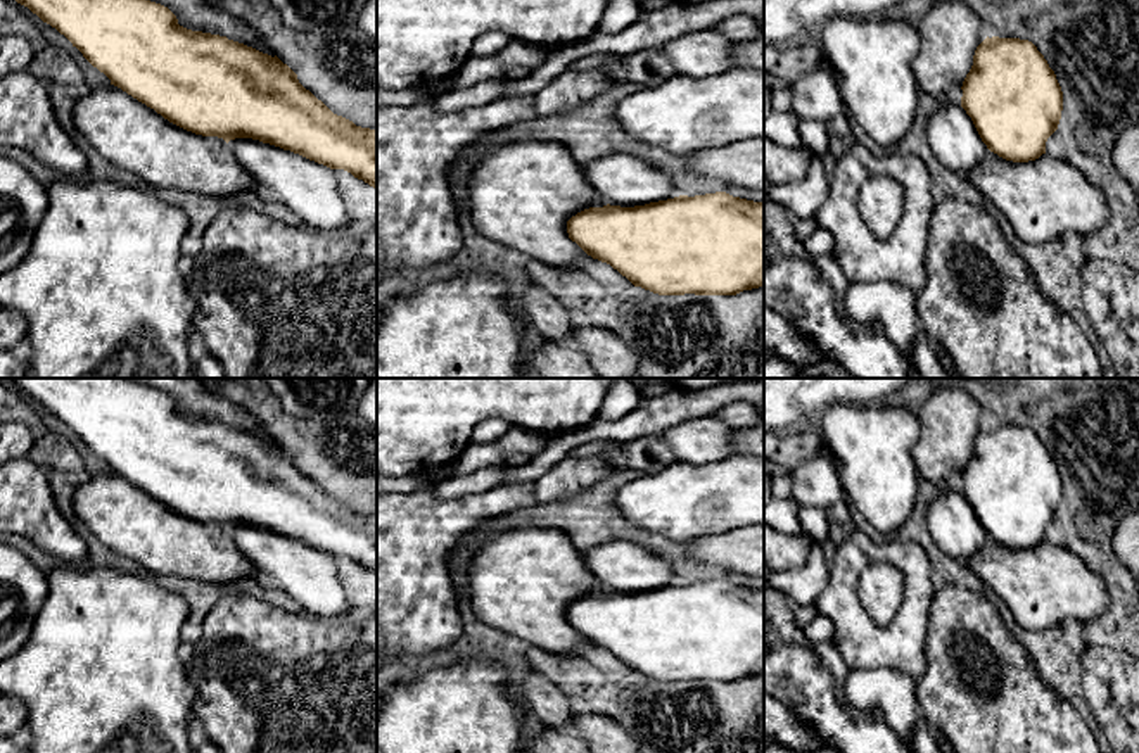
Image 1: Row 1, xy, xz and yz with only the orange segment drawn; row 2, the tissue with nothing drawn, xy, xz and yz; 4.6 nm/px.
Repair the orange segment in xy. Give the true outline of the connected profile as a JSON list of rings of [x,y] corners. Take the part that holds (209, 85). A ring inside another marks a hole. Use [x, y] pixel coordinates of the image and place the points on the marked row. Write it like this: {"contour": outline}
{"contour": [[[150,0],[16,2],[64,35],[111,85],[187,131],[223,138],[256,180],[258,192],[294,211],[302,225],[342,231],[353,221],[335,169],[377,190],[377,130],[334,114],[277,55],[187,29],[168,7]]]}

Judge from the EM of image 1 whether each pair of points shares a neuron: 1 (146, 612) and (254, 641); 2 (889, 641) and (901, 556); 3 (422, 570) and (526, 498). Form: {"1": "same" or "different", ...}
{"1": "different", "2": "same", "3": "same"}

